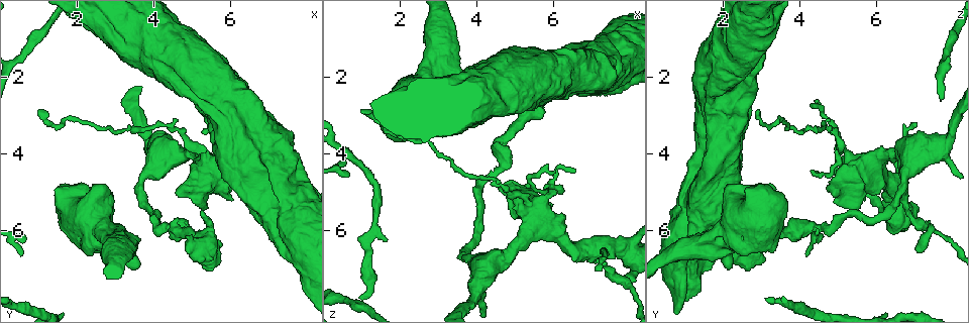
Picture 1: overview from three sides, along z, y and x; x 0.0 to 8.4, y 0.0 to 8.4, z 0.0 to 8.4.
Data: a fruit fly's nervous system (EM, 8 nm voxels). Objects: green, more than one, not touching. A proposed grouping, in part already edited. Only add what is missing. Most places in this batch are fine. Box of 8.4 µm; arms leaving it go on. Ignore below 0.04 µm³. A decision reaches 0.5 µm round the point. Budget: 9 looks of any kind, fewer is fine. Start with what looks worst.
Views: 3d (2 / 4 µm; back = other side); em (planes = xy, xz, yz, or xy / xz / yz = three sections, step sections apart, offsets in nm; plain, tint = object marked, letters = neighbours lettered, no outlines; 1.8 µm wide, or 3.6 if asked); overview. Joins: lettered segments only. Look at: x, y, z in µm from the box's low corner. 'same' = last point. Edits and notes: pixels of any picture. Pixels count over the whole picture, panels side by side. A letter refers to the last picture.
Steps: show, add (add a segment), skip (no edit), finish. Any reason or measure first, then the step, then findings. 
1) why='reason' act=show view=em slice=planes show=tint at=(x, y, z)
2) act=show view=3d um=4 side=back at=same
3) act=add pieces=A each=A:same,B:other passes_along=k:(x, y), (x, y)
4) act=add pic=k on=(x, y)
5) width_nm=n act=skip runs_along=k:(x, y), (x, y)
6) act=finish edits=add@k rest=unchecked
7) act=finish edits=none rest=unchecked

why='an open end' act=show view=3d um=4 at=(6.05, 5.20, 5.70)

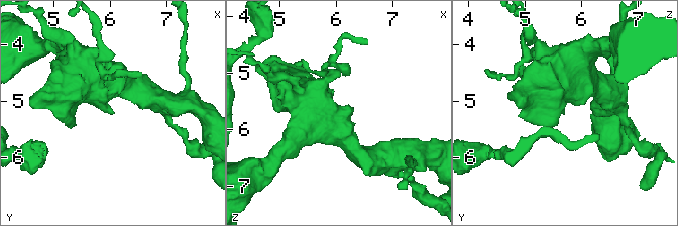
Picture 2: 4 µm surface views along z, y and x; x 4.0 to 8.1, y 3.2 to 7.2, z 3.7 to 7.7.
why='now the EM' act=show view=em um=3.6 slice=yz step=16 show=letters at=(6.05, 5.25, 5.70)

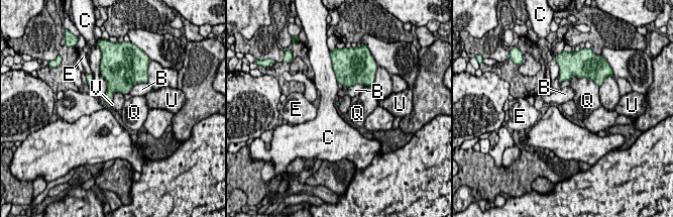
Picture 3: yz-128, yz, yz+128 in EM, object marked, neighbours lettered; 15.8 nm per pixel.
why='cut it another way' act=show view=em um=3.6 slice=planes show=letters at=same

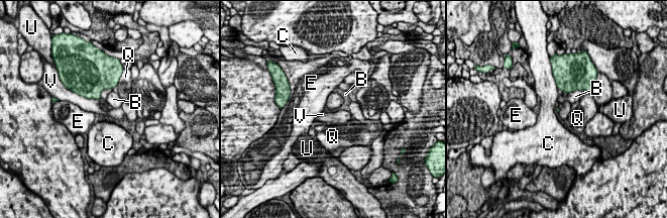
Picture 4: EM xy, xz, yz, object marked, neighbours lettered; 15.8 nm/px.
act=skip each=B:other,C:other,E:other,Q:other,U:other,V:other border=4:(78, 94), (99, 100) found='none of them fits'

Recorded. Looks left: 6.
why='an open end' act=show view=3d um=4 at=(2.50, 4.85, 2.10)

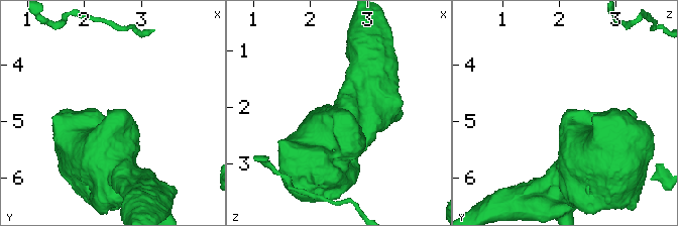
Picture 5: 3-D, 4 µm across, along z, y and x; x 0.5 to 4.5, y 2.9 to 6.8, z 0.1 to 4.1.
why='shape alone is not enough' act=show view=em um=3.6 slice=xz step=4 show=plain at=(2.45, 4.85, 2.10)

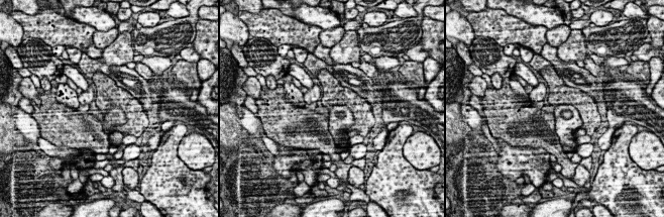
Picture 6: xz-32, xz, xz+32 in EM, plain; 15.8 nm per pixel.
act=show view=em um=3.6 slice=xz step=4 show=letters at=same

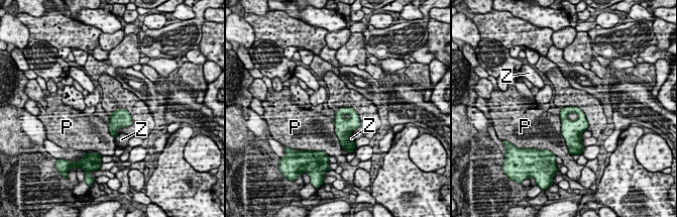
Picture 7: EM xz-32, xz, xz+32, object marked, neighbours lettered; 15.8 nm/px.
act=skip each=P:other,Z:other border=7:(559, 115), (560, 132), (566, 143) found='no lettered segment goes on from it'

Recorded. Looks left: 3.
why='sharp bend' act=show view=3d um=2 at=(7.90, 5.95, 7.30)

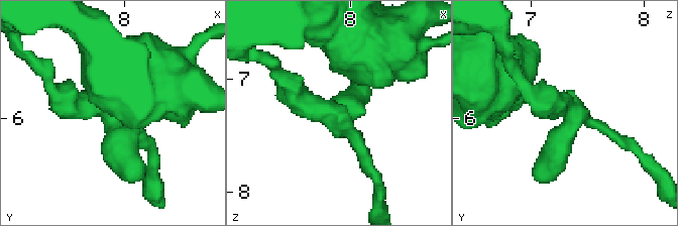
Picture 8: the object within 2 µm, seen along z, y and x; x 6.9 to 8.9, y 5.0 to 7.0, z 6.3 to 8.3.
why='now the EM' act=show view=em um=3.6 slice=planes show=tint at=(7.92, 5.92, 7.38)

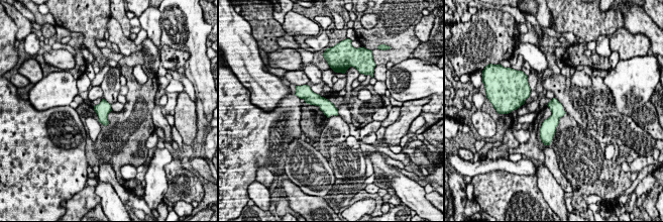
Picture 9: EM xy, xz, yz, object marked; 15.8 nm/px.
act=show view=em um=3.6 slice=planes show=letters at=same

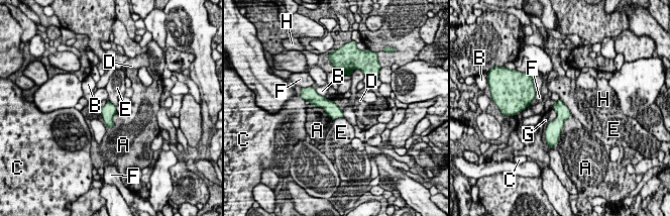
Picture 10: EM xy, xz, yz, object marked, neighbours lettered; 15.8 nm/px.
act=skip each=A:other,B:other,C:other,D:other,E:other,F:other,G:other,H:other border=10:(570, 114), (564, 121), (555, 145) found='no lettered segment goes on from it'

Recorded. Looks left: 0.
act=finish edits=none rest=unchecked

